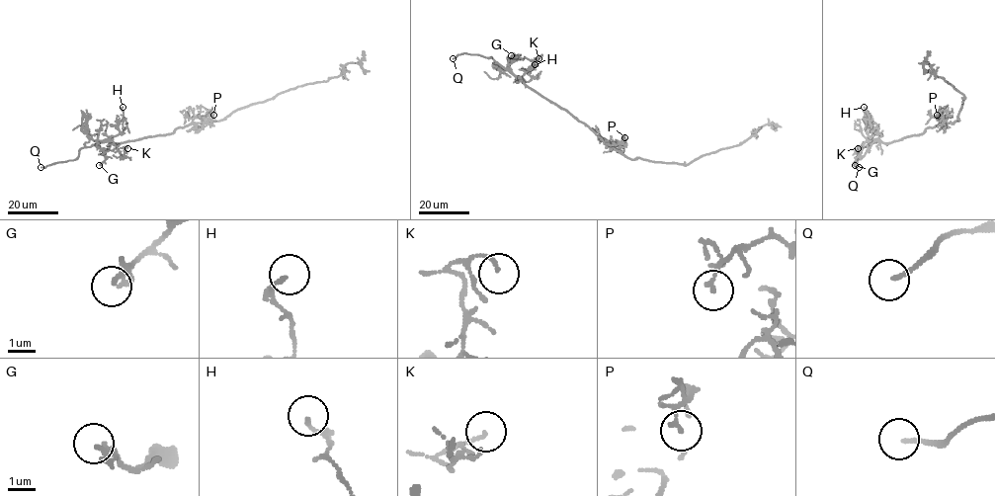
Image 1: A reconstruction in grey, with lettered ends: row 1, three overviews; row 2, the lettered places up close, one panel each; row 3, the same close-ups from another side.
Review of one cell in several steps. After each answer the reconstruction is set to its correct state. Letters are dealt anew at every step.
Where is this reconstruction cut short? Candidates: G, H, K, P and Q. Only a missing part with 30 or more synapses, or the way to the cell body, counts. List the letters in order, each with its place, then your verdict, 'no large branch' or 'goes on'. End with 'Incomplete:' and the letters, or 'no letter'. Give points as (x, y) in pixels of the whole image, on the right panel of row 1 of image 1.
G: (855, 165) | no large branch
H: (864, 107) | no large branch
K: (858, 148) | no large branch
P: (937, 115) | no large branch
Q: (859, 167) | goes on
Incomplete: Q

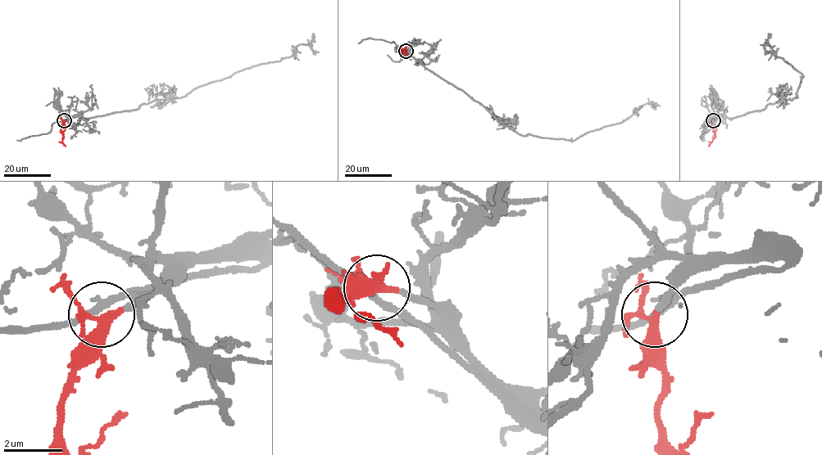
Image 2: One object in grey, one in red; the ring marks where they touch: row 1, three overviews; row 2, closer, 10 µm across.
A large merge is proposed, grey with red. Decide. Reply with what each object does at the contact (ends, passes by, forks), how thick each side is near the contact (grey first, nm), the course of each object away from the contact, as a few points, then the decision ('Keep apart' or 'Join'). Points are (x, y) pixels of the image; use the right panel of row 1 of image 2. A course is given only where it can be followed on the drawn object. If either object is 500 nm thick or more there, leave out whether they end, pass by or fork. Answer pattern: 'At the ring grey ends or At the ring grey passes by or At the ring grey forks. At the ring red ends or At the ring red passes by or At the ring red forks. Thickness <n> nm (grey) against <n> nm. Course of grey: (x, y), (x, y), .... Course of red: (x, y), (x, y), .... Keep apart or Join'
At the ring grey passes by. At the ring red forks. Thickness 240 nm (grey) against 280 nm. Course of grey: (713, 120), (760, 110), (769, 104), (797, 96), (802, 75), (768, 44), (765, 45), (768, 52). Course of red: (713, 121), (715, 137), (709, 146). Join

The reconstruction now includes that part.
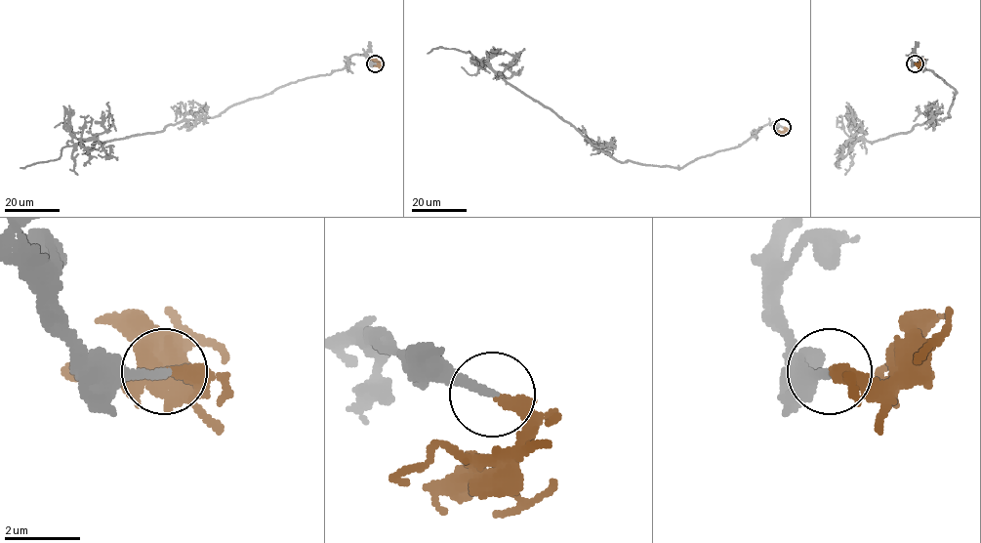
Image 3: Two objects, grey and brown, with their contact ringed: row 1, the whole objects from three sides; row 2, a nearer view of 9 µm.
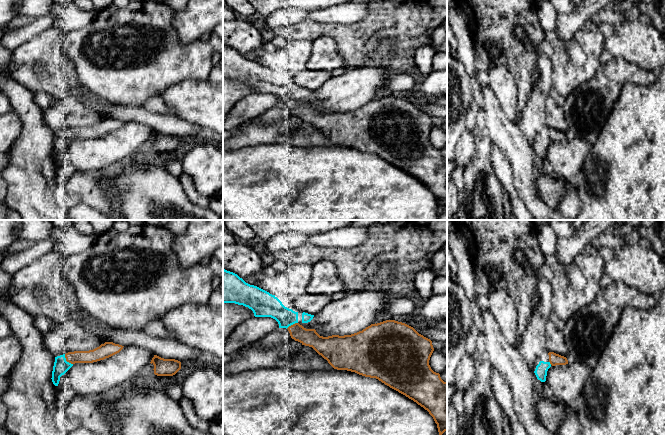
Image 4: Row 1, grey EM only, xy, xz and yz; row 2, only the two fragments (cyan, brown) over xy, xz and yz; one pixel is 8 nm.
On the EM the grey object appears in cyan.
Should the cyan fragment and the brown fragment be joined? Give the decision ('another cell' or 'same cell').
same cell

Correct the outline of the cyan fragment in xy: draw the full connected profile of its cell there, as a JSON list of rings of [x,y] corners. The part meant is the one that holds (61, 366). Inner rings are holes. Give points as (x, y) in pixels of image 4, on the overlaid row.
[[[105,342],[99,347],[89,351],[74,351],[55,357],[52,371],[52,382],[58,386],[60,377],[64,375],[75,363],[93,363],[109,358],[119,353],[124,346],[113,342]]]

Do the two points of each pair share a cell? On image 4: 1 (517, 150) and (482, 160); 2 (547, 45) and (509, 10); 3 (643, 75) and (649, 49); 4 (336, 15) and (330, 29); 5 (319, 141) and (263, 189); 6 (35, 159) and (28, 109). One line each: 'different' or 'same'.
1: different
2: different
3: different
4: different
5: different
6: same

